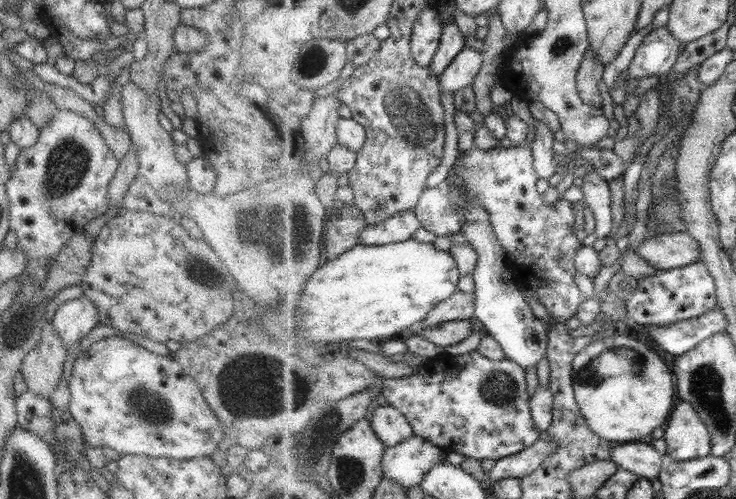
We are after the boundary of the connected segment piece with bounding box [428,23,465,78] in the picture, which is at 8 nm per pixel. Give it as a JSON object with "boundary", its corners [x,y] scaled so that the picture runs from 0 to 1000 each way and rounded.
{"boundary":[[[618,46],[603,48],[599,88],[591,106],[590,122],[582,134],[586,146],[591,146],[598,156],[629,96],[632,96],[629,62]]]}

